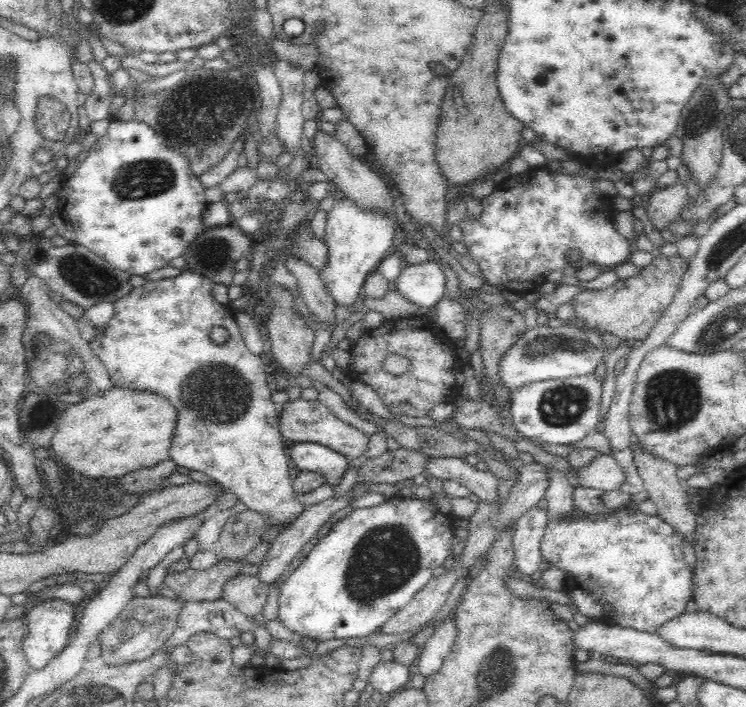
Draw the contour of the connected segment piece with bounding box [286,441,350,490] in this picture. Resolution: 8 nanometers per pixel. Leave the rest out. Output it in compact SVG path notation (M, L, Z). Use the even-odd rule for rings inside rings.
M295 442L286 448L286 453L300 471L318 472L332 490L349 468L350 461L343 454L320 443Z

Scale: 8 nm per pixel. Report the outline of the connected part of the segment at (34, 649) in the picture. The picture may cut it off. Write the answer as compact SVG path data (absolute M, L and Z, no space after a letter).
M50 598L44 602L30 603L24 613L24 621L28 634L23 640L26 659L33 670L42 670L48 666L52 658L64 652L76 622L74 621L74 605L69 601Z

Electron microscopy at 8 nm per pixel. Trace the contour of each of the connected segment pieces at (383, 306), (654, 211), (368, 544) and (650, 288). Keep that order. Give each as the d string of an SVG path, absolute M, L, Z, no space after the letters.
M389 290L382 299L364 296L364 307L381 313L387 320L424 315L423 307L406 300L397 290Z
M682 184L666 189L655 189L646 196L645 210L648 212L654 229L665 230L671 223L676 222L682 212L682 208L688 205L690 197L688 189Z
M396 496L388 497L382 504L377 506L354 509L351 514L332 524L330 531L322 537L318 543L308 552L304 561L292 572L279 588L278 621L283 623L289 630L298 633L300 636L308 636L316 640L324 641L332 638L360 638L379 630L380 625L384 624L396 611L406 606L412 597L434 578L432 570L446 562L446 558L454 546L454 525L455 517L451 514L443 514L436 509L435 503L431 499L418 499Z
M678 254L672 258L653 258L652 262L646 267L640 267L640 271L628 279L618 279L612 286L602 290L586 289L573 296L571 305L573 306L573 313L575 313L578 321L586 325L587 329L597 329L602 333L611 333L617 336L622 341L627 342L642 342L656 322L660 320L660 316L664 314L664 309L672 302L676 291L679 289L682 277L689 264L681 258Z

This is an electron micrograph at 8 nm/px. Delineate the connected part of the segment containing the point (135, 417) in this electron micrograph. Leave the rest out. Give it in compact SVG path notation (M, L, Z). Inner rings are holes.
M110 387L108 390L88 395L87 399L83 401L69 404L68 408L62 413L60 422L54 432L51 440L51 446L53 448L54 458L59 459L60 462L64 463L64 467L76 471L81 475L90 478L118 478L129 474L130 472L135 472L140 468L149 468L153 465L159 464L162 460L167 460L169 458L169 448L174 436L174 428L176 428L176 409L171 406L170 401L164 398L162 395L157 395L156 393L150 391L136 391L136 389L128 389L126 387Z

